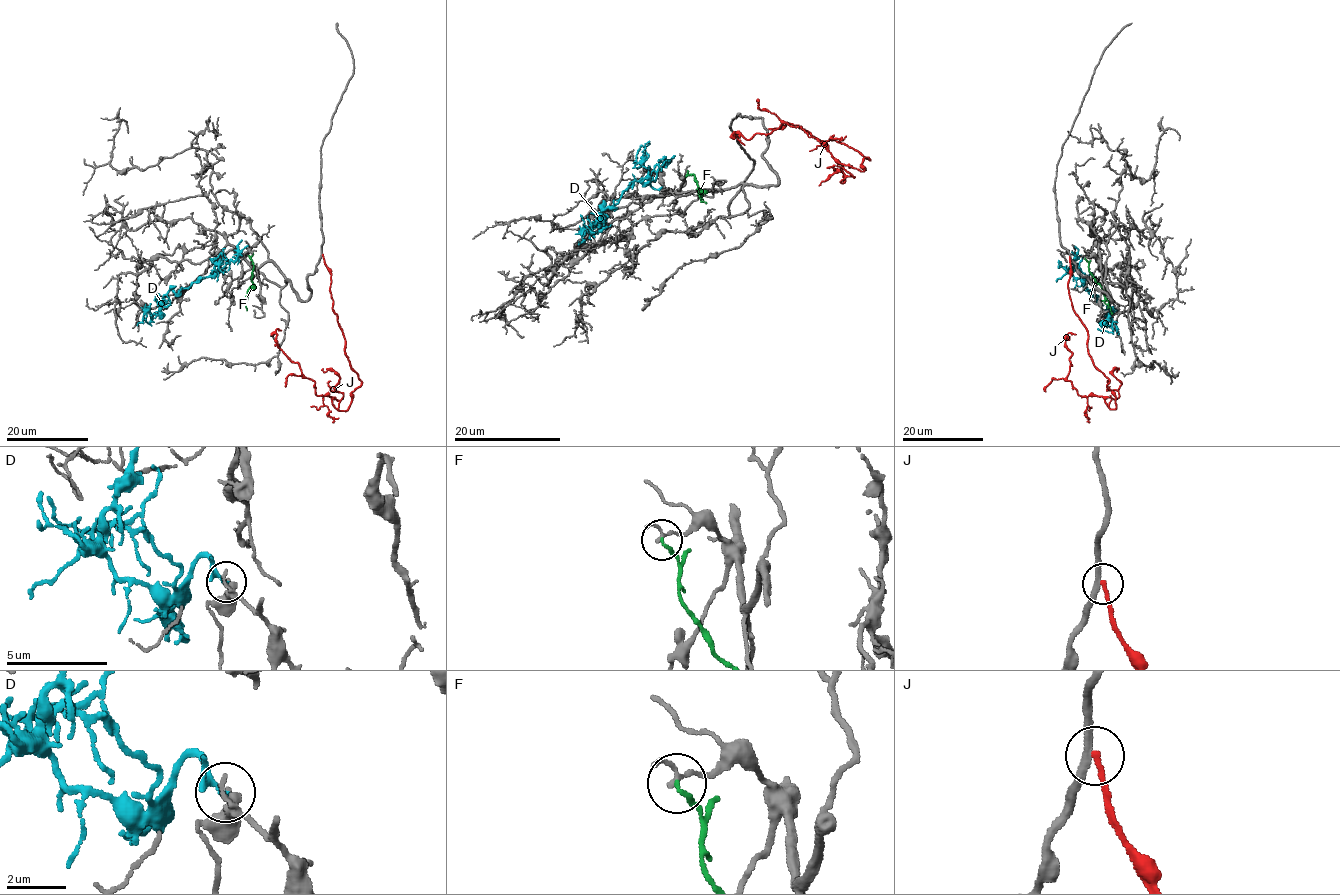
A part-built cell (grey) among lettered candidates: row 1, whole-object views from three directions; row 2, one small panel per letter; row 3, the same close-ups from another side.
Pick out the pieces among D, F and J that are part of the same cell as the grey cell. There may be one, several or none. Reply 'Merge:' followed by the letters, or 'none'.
Merge: none

